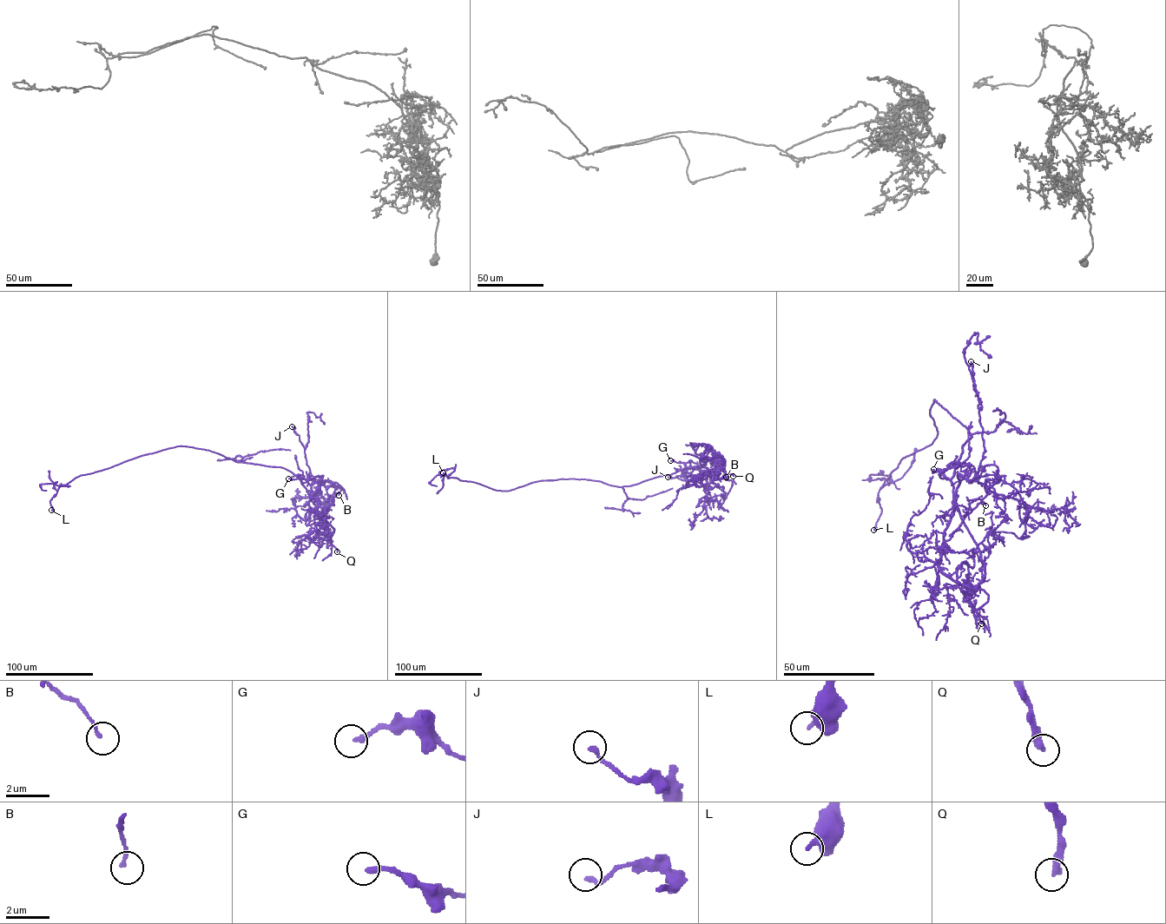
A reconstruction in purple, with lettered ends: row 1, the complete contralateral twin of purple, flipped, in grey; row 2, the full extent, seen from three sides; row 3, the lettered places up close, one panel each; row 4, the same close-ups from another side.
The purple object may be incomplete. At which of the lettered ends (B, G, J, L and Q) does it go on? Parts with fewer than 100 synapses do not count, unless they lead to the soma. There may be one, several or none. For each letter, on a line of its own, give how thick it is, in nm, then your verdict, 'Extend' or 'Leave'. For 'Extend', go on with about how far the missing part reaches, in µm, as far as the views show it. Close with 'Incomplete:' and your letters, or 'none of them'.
B: Thickness 170 nm. Leave
G: Thickness 240 nm. Leave
J: Thickness 190 nm. Leave
L: Thickness 320 nm. Leave
Q: Thickness 280 nm. Extend. Missing length about 10 µm
Incomplete: Q

